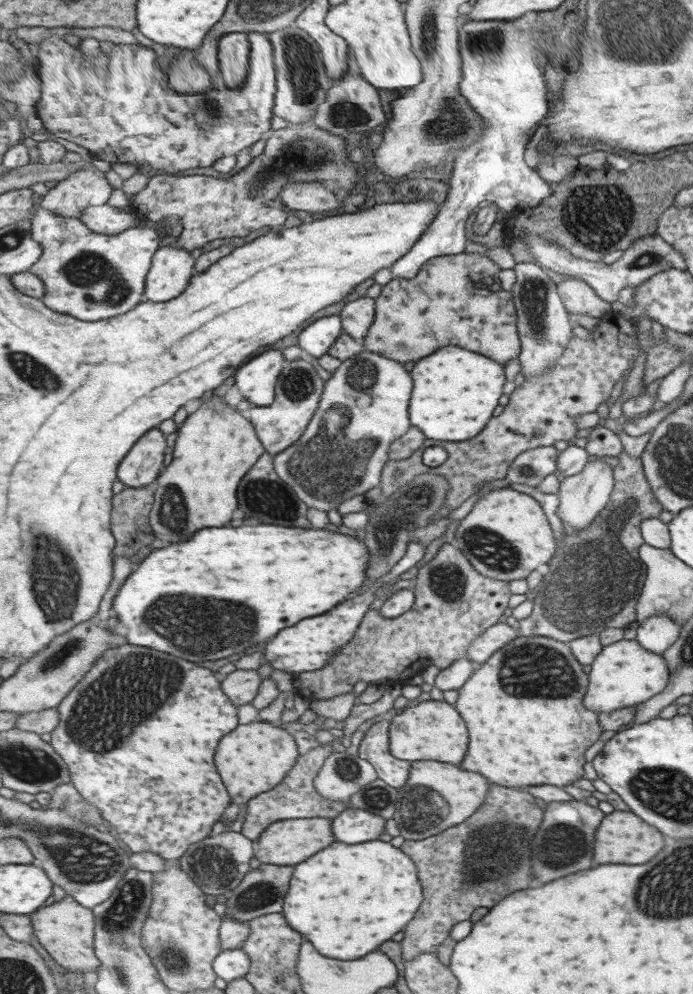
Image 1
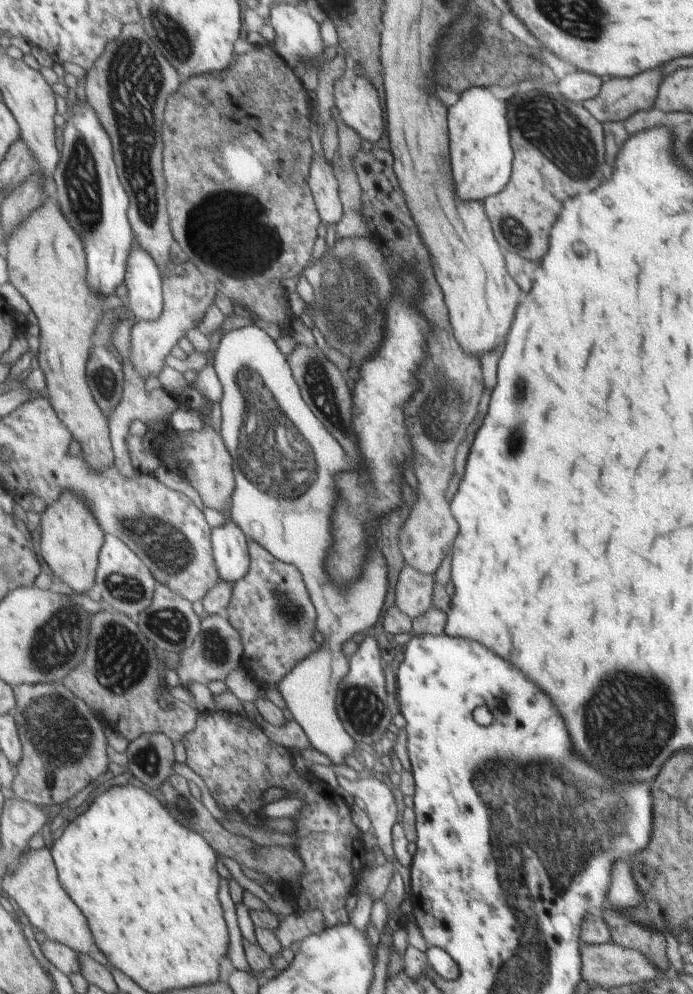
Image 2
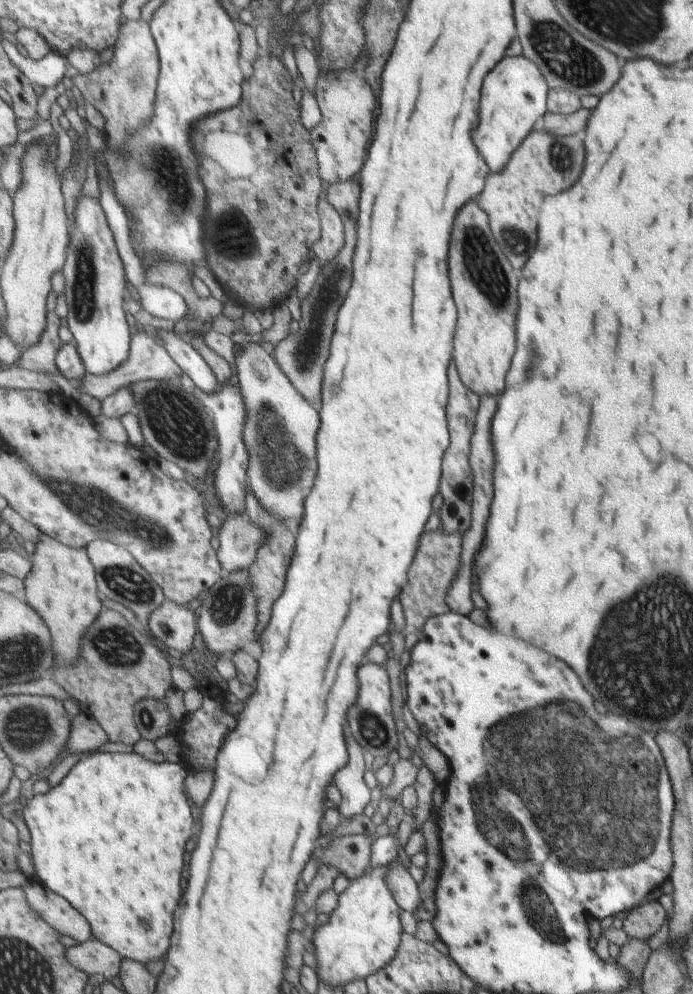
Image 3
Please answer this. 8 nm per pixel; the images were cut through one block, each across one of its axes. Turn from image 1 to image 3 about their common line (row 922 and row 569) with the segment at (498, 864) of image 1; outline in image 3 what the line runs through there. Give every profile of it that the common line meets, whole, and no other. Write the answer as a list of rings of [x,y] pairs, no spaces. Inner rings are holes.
[[[440,528],[431,534],[425,534],[425,540],[421,540],[421,552],[417,552],[417,564],[413,564],[413,576],[409,576],[409,588],[401,592],[401,604],[405,608],[404,633],[411,633],[418,636],[421,624],[426,620],[409,620],[408,614],[421,614],[423,616],[435,616],[451,612],[451,609],[445,602],[445,596],[451,588],[454,574],[458,571],[459,555],[463,551],[463,542],[461,533],[443,533]]]

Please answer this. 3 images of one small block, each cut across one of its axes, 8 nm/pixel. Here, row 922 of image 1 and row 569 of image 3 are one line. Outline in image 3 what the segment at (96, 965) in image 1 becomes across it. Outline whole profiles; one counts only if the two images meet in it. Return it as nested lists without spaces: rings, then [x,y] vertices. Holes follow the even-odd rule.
[[[43,532],[35,545],[35,550],[30,556],[32,571],[23,580],[25,586],[23,595],[27,597],[33,608],[41,613],[51,628],[59,664],[67,664],[71,667],[73,662],[80,659],[85,631],[96,622],[103,608],[99,598],[97,570],[86,547],[71,547]]]

